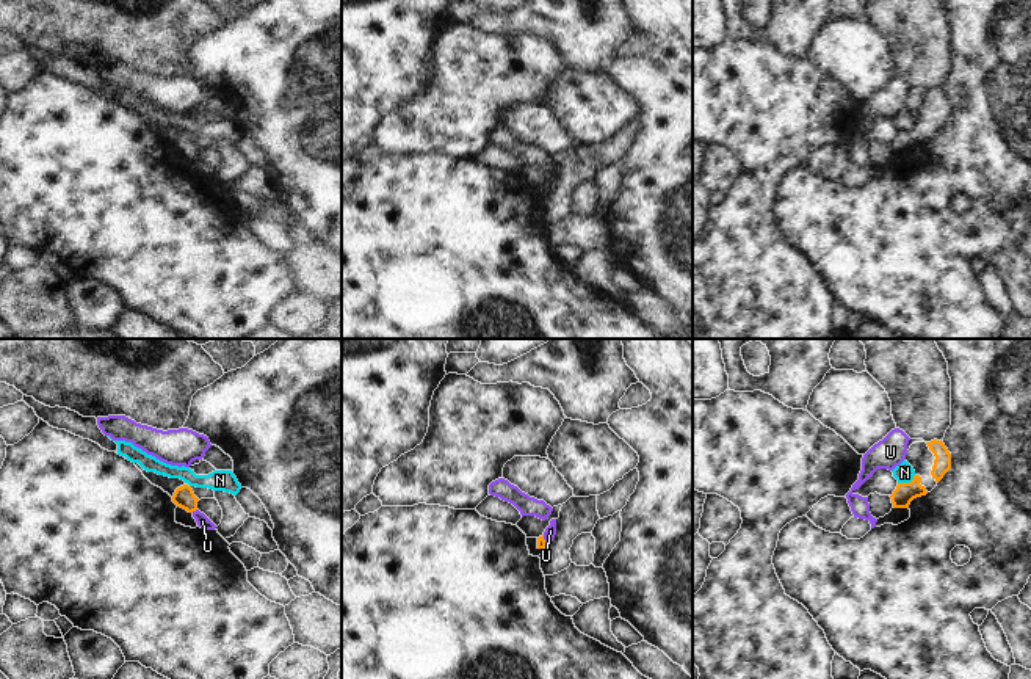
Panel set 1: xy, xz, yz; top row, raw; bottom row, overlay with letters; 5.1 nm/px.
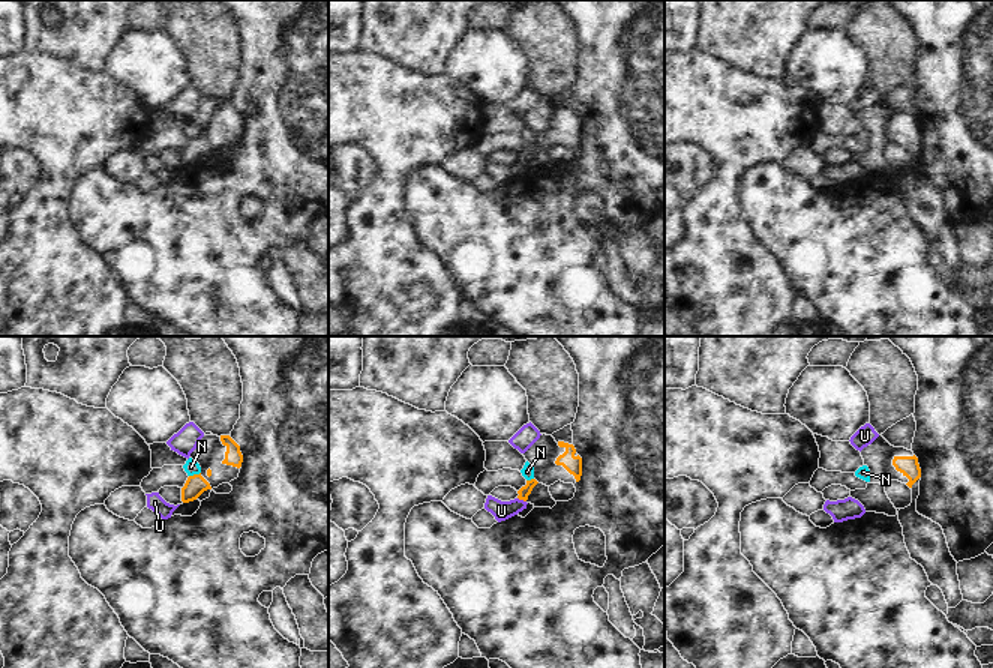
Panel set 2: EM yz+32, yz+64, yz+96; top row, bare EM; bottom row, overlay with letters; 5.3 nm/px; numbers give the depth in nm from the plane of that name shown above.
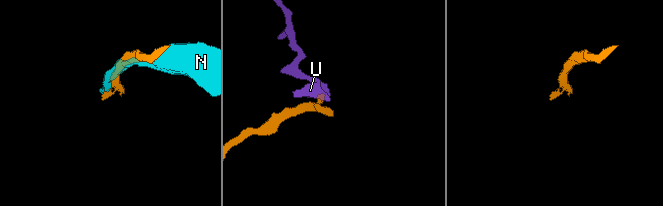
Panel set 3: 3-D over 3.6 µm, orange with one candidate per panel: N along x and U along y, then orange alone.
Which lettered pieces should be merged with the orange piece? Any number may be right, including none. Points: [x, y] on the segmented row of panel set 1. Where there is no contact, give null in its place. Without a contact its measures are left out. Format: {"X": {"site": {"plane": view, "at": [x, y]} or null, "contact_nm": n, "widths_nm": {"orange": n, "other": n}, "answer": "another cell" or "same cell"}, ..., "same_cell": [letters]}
{"N": {"site": {"plane": "yz", "at": [908, 483]}, "contact_nm": 100, "widths_nm": {"orange": 110, "other": 100}, "answer": "another cell"}, "U": {"site": {"plane": "xy", "at": [193, 510]}, "contact_nm": 40, "widths_nm": {"orange": 110, "other": 70}, "answer": "another cell"}, "same_cell": []}

